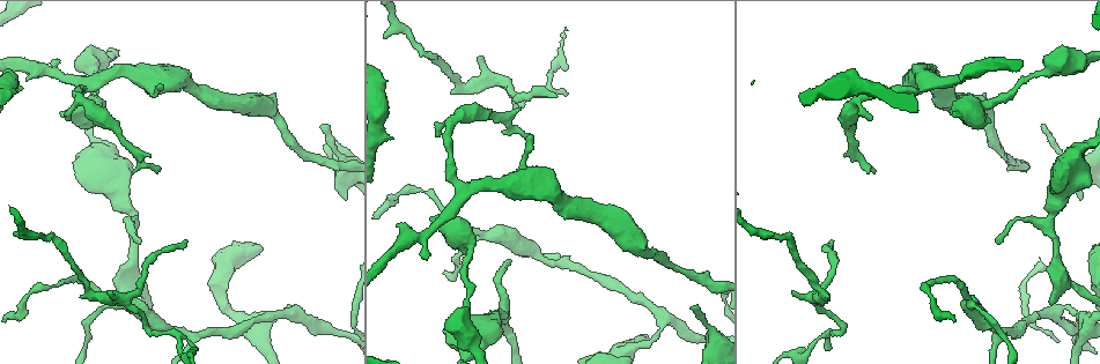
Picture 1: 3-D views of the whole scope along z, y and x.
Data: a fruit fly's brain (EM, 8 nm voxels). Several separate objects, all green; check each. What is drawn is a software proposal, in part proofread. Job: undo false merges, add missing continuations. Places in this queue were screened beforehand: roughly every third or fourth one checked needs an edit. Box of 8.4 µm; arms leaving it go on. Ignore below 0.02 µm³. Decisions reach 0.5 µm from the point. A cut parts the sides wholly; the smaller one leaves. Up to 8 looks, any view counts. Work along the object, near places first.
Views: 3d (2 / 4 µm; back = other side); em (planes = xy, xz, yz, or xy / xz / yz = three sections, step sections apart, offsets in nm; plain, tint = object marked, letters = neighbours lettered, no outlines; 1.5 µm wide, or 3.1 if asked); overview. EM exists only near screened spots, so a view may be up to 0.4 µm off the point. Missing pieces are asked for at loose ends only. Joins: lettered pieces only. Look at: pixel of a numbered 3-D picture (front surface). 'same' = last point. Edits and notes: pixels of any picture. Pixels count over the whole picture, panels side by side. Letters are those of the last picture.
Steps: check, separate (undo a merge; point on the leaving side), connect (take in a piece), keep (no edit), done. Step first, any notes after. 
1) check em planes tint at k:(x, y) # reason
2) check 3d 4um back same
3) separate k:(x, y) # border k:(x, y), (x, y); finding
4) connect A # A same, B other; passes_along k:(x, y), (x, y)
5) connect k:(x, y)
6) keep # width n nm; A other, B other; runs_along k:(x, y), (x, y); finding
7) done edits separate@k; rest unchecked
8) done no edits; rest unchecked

check 3d 4um at 1:(159, 170) # tapers out

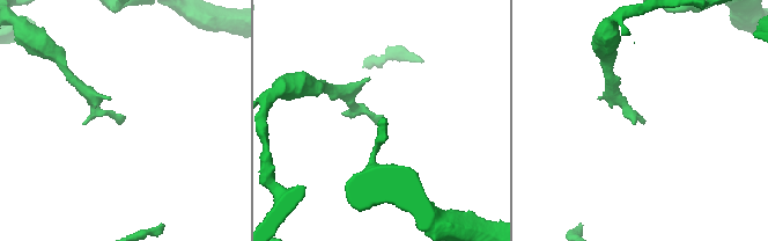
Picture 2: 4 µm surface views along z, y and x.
check em planes letters at 2:(642, 116) # need the tissue

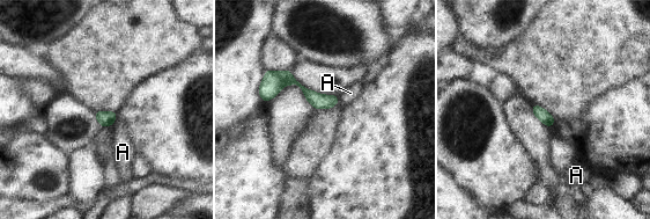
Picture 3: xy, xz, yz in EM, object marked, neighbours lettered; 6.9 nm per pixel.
keep # longest_contact A 40 nm; A other; runs_along 3:(267, 73), (335, 100); no lettered piece goes on from it

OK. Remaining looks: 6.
check 3d 4um back at 1:(146, 330) # abrupt turn

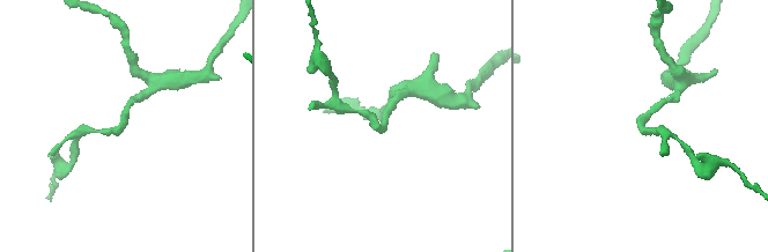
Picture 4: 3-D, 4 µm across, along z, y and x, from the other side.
check em planes letters at 4:(382, 129) # need the tissue

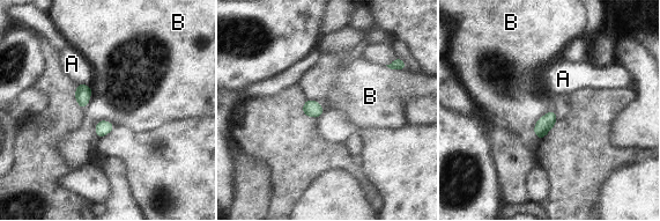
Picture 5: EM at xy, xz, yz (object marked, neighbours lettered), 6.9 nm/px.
keep # A other, B other; border 5:(554, 109), (536, 122), (539, 139); all the same neuron

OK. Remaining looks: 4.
check em planes tint at 1:(468, 249) # abrupt turn

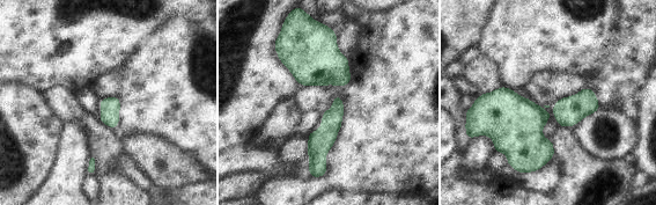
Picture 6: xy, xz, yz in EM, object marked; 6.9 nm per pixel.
check em planes letters same # what lies round it

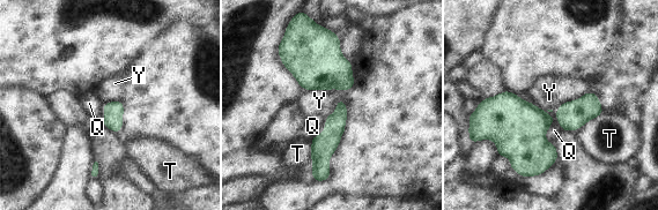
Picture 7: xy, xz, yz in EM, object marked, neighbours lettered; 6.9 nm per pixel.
keep # Q other, T other, Y other; runs_along 7:(340, 104), (320, 152), (319, 175); continuous, no second neuron

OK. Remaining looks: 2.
done no edits; rest unchecked

